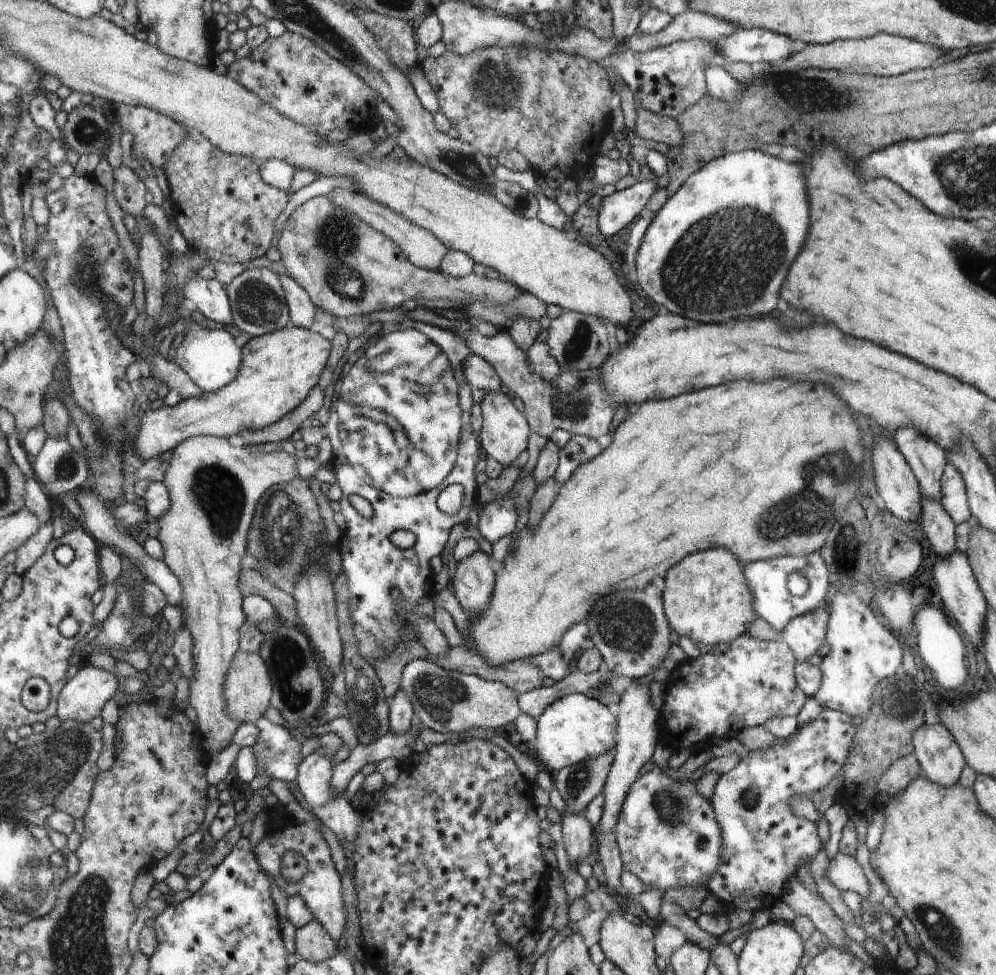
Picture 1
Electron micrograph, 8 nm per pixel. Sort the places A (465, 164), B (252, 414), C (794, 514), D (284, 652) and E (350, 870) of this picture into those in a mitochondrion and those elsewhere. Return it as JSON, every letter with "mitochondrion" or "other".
{"A":"mitochondrion","B":"mitochondrion","C":"mitochondrion","D":"mitochondrion","E":"other"}

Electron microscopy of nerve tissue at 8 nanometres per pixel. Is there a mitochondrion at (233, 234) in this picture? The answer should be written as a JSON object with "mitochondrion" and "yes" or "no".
{"mitochondrion":"no"}

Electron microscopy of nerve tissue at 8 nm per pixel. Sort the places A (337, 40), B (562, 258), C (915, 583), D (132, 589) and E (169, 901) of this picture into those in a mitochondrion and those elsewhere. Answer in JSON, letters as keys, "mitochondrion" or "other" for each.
{"A":"mitochondrion","B":"other","C":"other","D":"mitochondrion","E":"other"}

